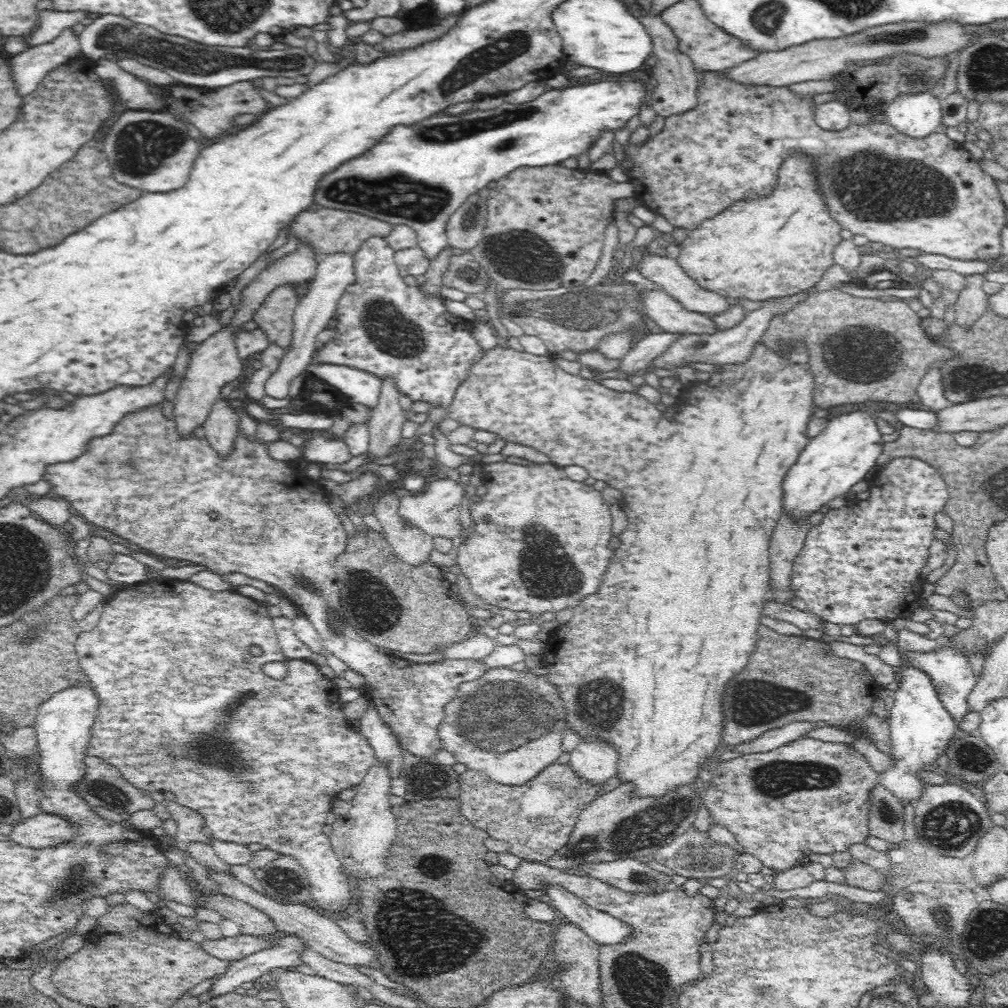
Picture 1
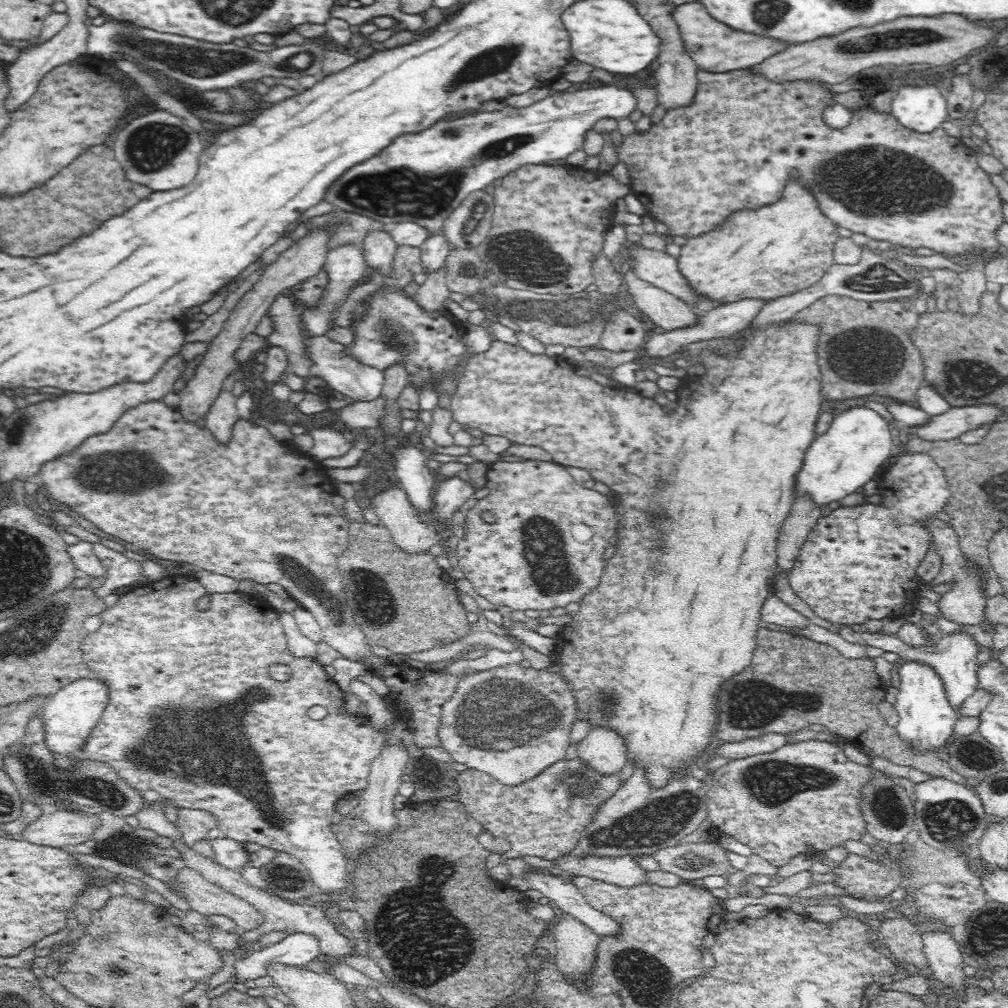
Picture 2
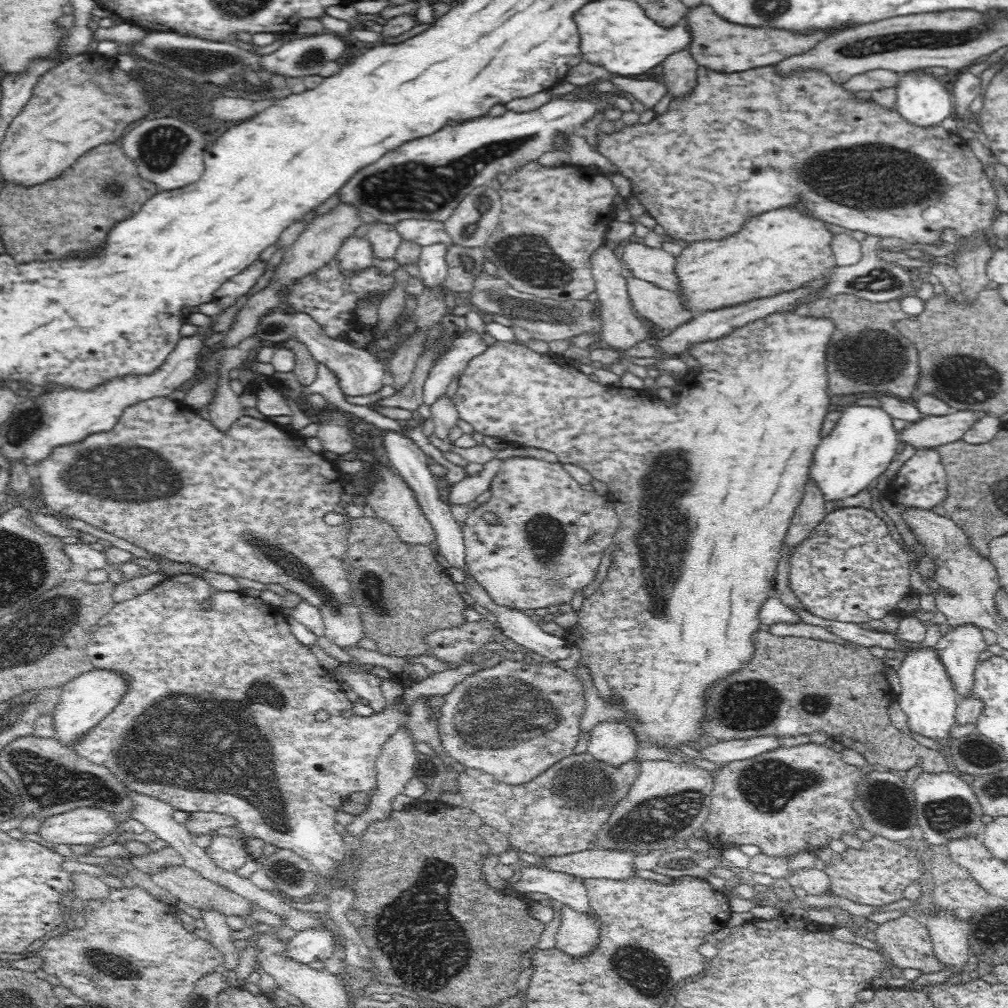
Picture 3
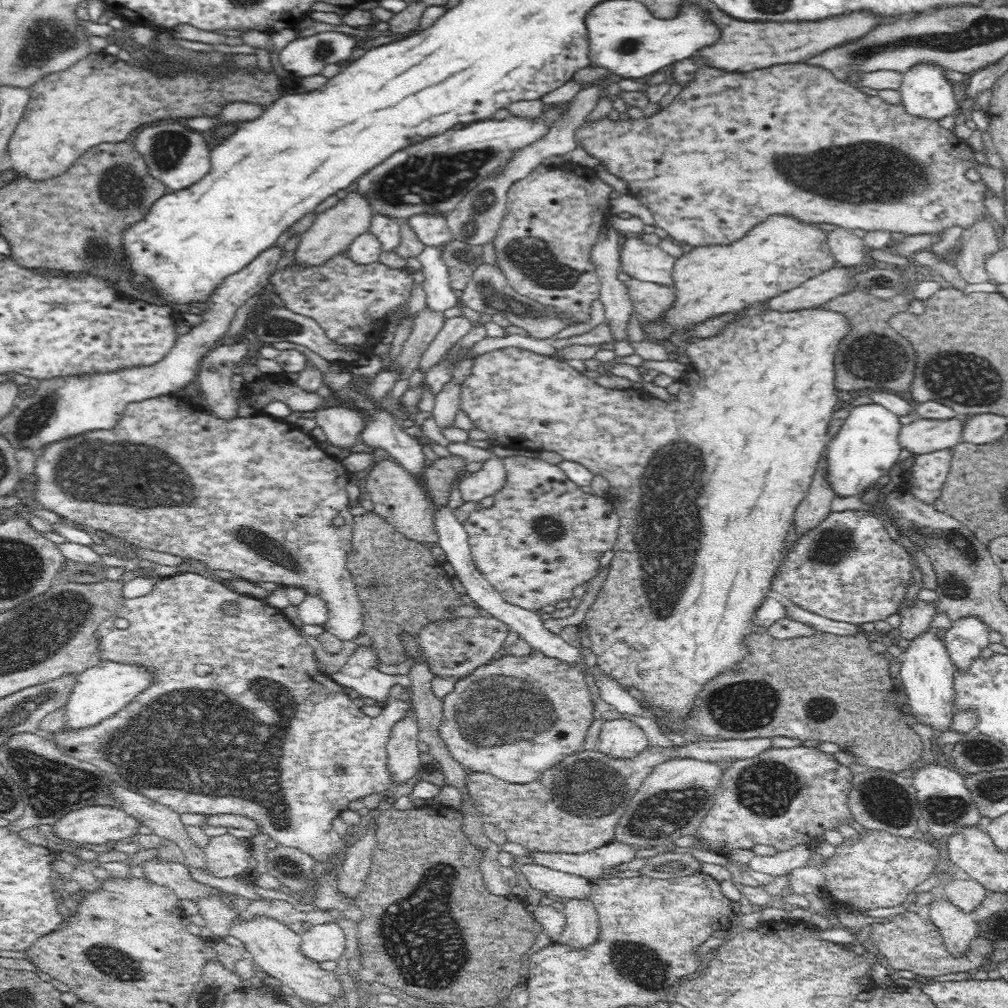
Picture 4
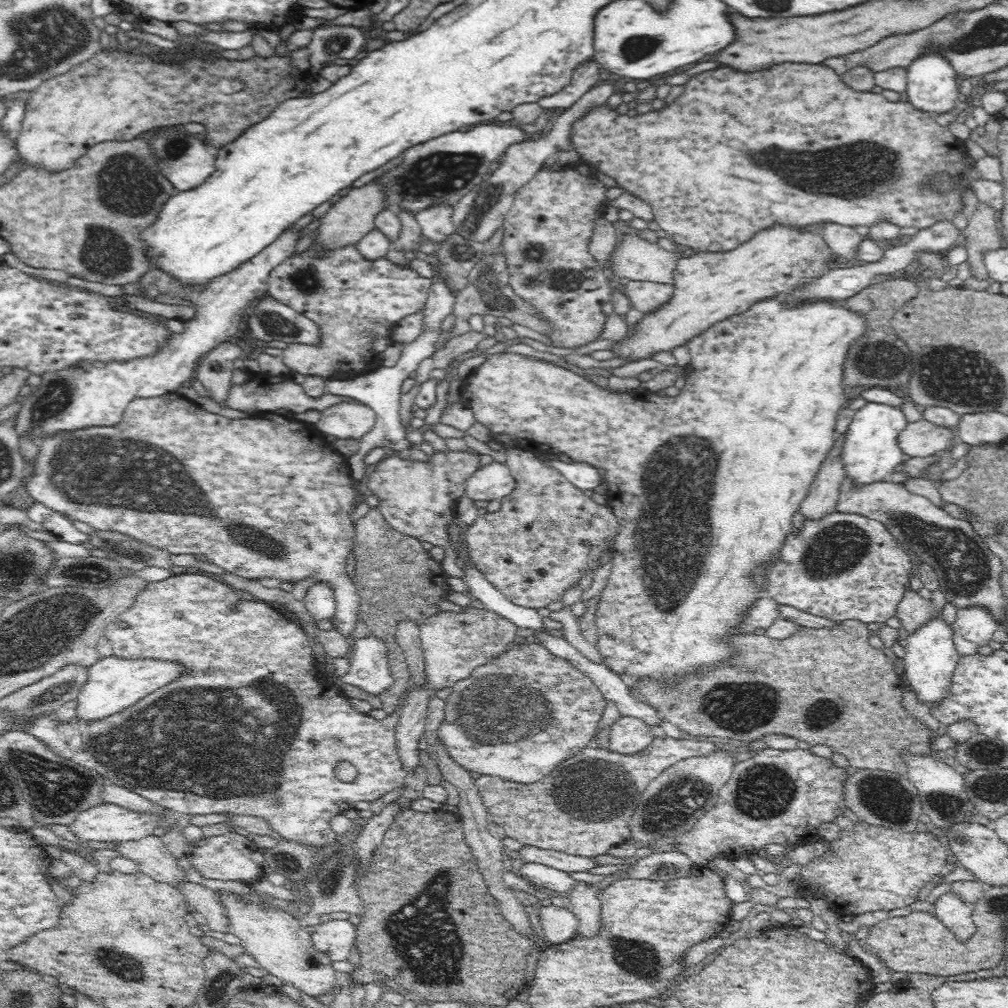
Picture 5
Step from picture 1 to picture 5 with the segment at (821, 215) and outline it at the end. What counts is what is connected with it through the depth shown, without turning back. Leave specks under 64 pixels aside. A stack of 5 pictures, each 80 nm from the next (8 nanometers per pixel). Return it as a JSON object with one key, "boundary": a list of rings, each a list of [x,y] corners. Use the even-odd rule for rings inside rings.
{"boundary":[[[780,221],[773,222],[769,227],[762,227],[762,230],[757,230],[734,250],[696,252],[694,256],[688,256],[688,258],[680,257],[673,274],[672,285],[675,289],[672,300],[666,302],[656,312],[644,314],[636,322],[631,336],[624,337],[617,342],[612,350],[616,357],[625,358],[630,362],[649,358],[654,351],[672,351],[675,347],[686,344],[691,338],[714,323],[726,317],[734,318],[738,313],[749,309],[754,303],[789,293],[810,282],[813,278],[819,277],[828,270],[827,265],[830,264],[830,260],[834,260],[833,258],[833,253],[820,231],[810,232],[810,230],[802,230],[802,227],[780,223]]]}

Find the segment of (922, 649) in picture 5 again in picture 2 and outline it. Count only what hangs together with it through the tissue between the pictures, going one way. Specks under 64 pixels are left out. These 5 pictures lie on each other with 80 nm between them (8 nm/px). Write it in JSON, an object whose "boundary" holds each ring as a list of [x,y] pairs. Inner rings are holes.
{"boundary":[[[915,662],[902,664],[898,672],[900,685],[893,709],[898,714],[895,735],[899,738],[899,742],[914,754],[946,749],[960,716],[946,698],[941,678],[936,676],[933,668]]]}

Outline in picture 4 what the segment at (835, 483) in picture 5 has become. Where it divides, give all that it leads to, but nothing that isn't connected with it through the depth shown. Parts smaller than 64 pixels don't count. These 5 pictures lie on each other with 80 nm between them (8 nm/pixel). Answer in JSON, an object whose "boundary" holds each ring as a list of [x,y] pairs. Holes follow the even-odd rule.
{"boundary":[[[820,465],[810,482],[808,495],[802,499],[795,512],[792,524],[794,532],[798,536],[810,533],[832,512],[830,511],[830,501],[836,497],[830,491],[826,481],[823,480],[823,472],[823,467]]]}

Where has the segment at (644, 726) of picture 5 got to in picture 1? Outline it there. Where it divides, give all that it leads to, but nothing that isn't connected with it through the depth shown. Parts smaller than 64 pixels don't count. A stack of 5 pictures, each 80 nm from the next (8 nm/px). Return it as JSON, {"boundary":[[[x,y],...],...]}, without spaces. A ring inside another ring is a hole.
{"boundary":[[[588,738],[573,749],[567,766],[571,768],[575,778],[585,782],[587,786],[596,786],[614,776],[616,761],[617,754],[609,744]]]}

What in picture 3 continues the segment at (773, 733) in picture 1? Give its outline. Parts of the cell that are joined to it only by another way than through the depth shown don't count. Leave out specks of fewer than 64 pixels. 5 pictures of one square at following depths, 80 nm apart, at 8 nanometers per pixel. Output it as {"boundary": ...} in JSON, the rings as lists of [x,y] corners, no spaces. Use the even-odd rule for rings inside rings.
{"boundary":[[[780,736],[752,737],[740,740],[719,741],[700,750],[700,757],[711,762],[727,763],[747,758],[754,758],[759,754],[776,750],[782,746]]]}

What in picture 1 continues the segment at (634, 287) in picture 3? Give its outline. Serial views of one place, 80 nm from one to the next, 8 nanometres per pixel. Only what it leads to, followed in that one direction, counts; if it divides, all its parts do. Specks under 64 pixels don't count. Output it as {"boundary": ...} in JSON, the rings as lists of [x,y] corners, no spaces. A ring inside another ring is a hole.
{"boundary":[[[662,289],[644,294],[644,309],[666,333],[703,336],[721,331],[712,316],[686,310]]]}

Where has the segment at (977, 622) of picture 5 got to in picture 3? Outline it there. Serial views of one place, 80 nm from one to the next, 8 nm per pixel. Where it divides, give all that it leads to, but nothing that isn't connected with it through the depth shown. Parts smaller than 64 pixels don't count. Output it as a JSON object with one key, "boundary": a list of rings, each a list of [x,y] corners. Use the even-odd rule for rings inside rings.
{"boundary":[[[968,624],[944,631],[938,643],[931,646],[943,664],[958,700],[972,694],[974,672],[979,656],[987,646],[980,628]]]}

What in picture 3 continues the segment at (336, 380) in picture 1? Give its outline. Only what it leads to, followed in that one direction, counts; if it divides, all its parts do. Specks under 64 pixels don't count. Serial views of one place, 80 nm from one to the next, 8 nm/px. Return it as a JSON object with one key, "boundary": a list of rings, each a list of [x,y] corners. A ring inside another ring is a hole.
{"boundary":[[[274,309],[261,317],[258,330],[254,333],[262,341],[282,342],[286,337],[294,335],[298,341],[302,341],[310,351],[313,359],[328,368],[330,374],[338,380],[340,390],[345,396],[370,396],[380,392],[384,386],[384,367],[382,363],[375,362],[366,349],[355,347],[348,340],[335,339],[328,336],[322,327],[309,315],[303,312],[284,313]]]}

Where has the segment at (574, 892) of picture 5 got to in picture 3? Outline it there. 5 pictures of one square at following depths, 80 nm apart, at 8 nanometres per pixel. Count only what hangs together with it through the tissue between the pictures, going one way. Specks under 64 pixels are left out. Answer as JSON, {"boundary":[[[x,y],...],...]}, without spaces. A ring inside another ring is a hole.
{"boundary":[[[564,905],[555,936],[555,948],[572,961],[588,959],[600,943],[599,932],[600,928],[594,918],[589,918],[582,910]]]}

